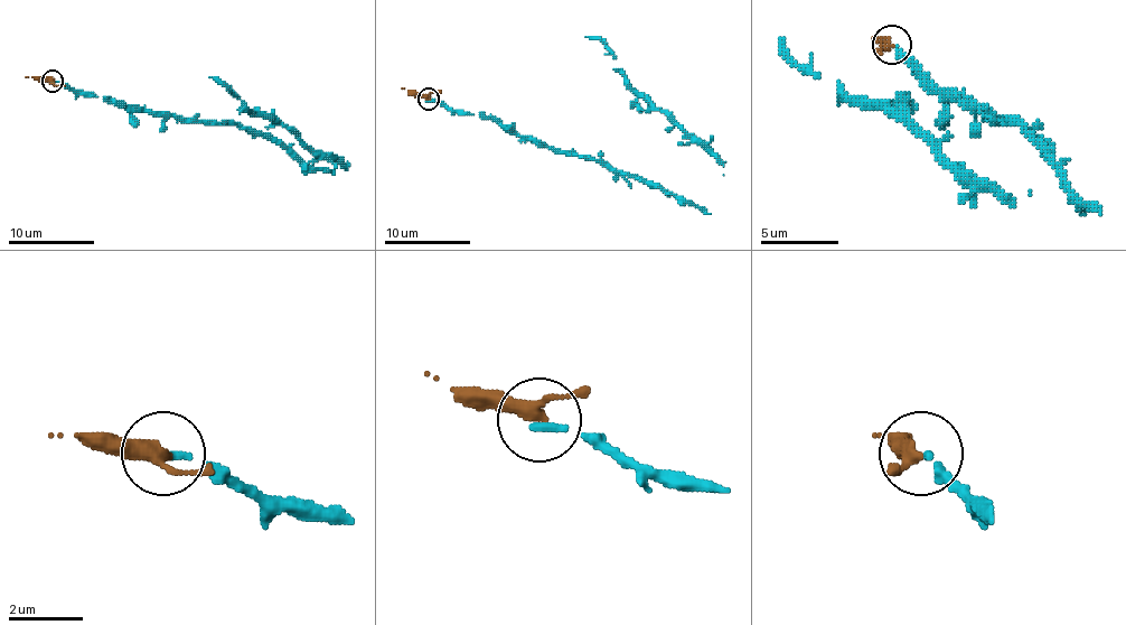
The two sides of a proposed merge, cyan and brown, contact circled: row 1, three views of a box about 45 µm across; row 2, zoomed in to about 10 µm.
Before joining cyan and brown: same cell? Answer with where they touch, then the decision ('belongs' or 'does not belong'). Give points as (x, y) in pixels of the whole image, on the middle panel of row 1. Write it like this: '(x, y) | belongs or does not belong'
(429, 99) | belongs

